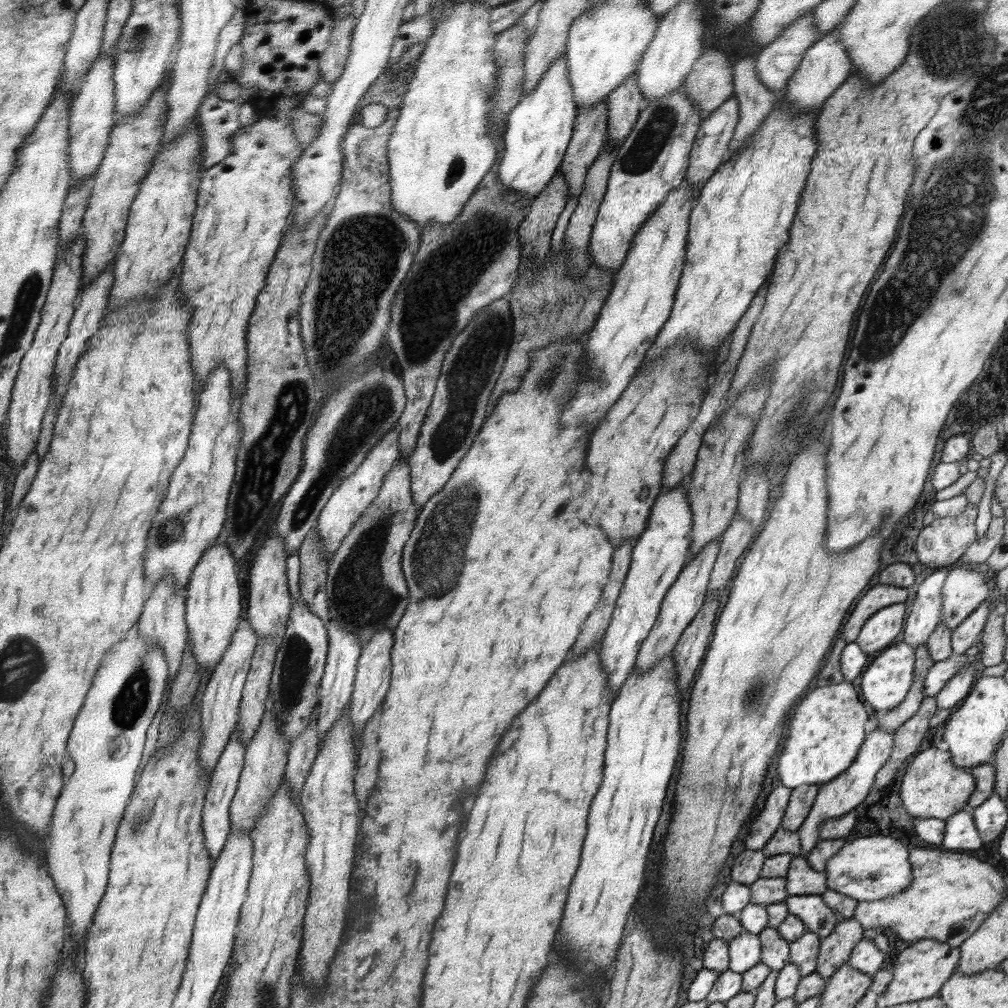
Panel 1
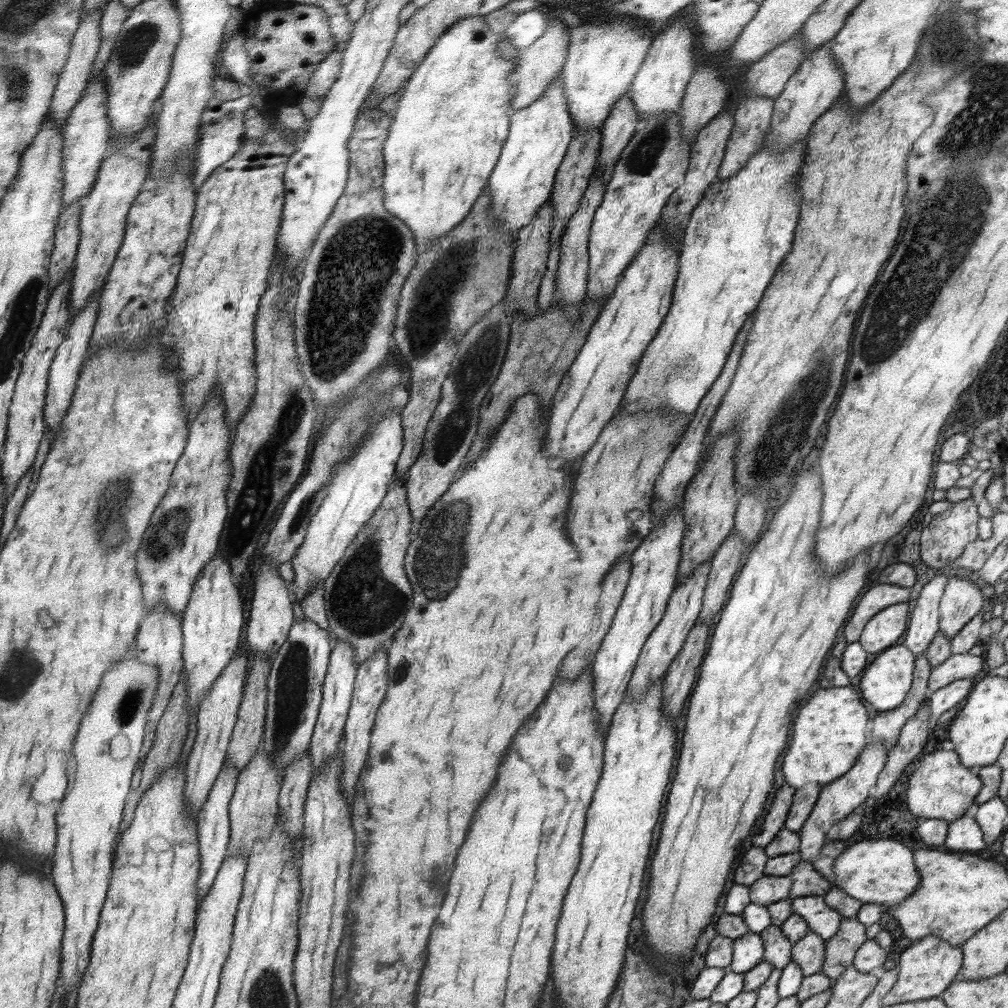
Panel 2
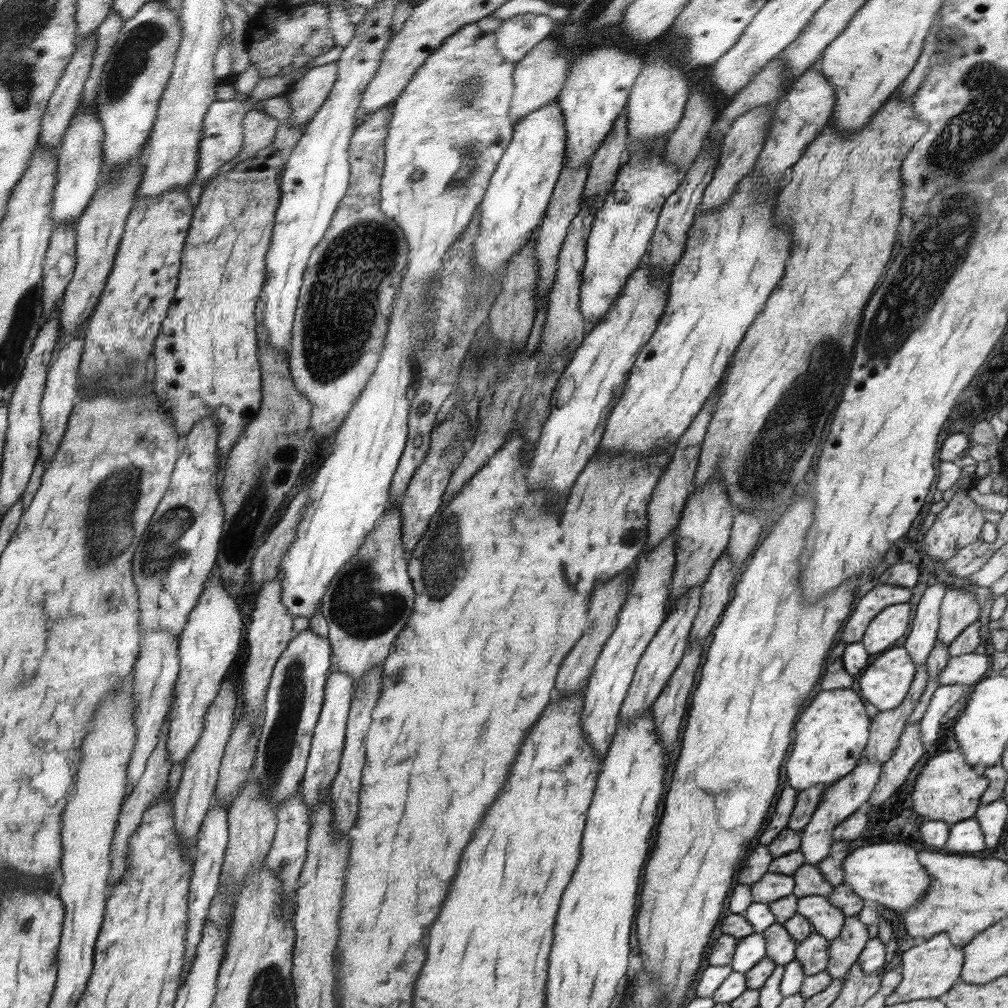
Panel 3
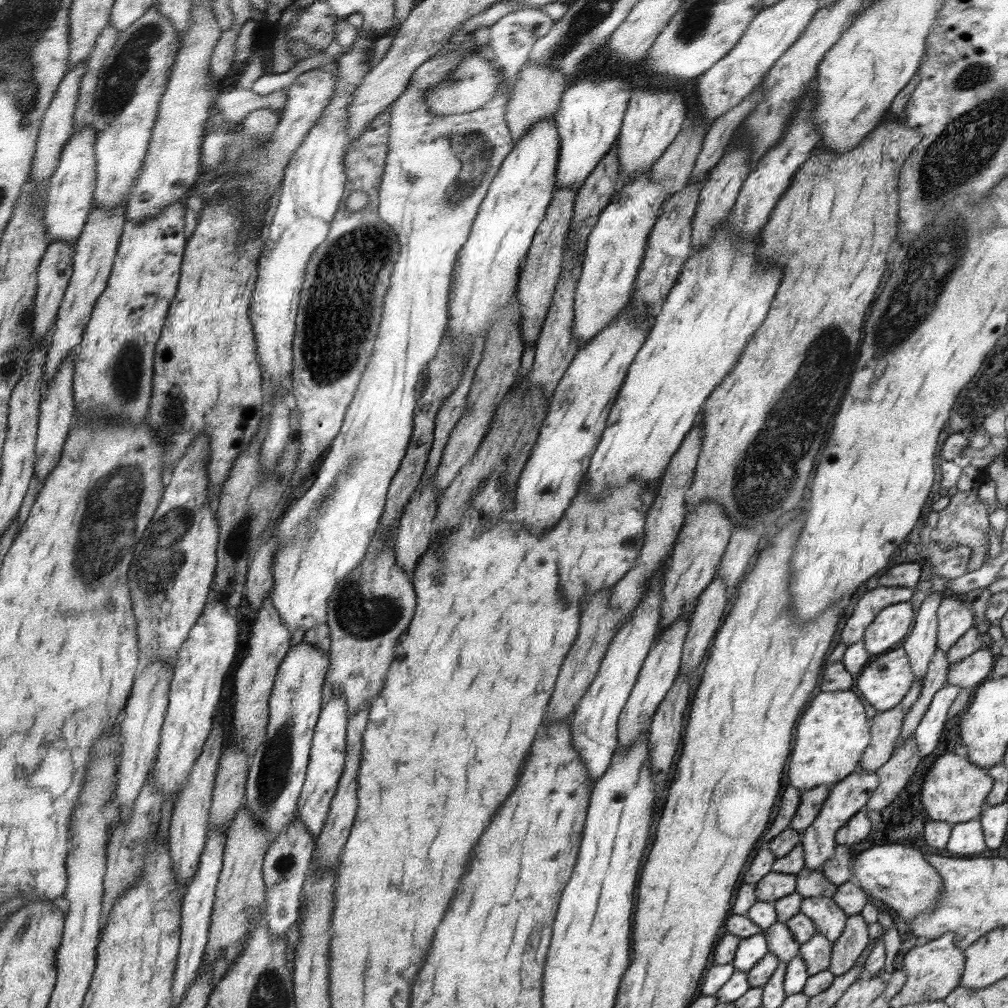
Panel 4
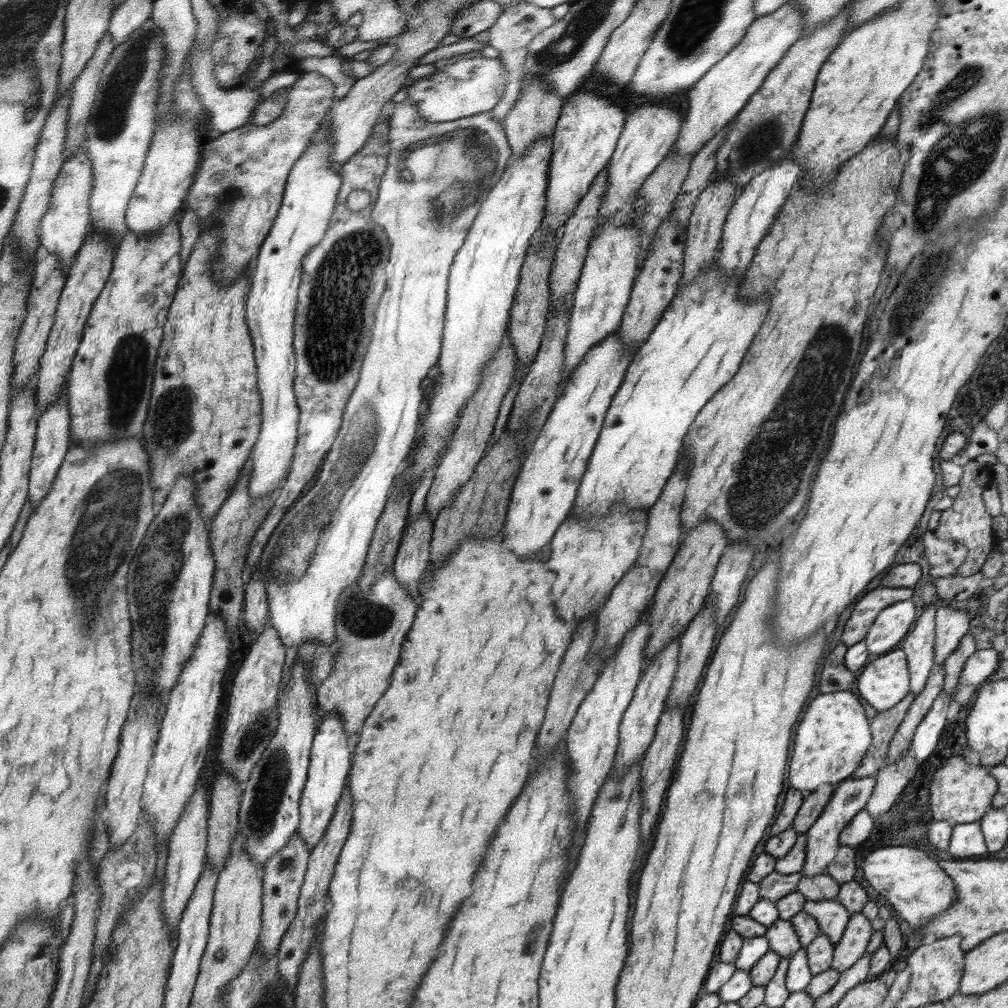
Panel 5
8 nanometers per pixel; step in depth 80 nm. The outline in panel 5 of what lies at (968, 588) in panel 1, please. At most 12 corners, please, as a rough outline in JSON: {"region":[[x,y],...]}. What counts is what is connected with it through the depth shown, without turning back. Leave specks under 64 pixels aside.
{"region":[[948,604],[935,614],[935,664],[969,633],[972,613]]}

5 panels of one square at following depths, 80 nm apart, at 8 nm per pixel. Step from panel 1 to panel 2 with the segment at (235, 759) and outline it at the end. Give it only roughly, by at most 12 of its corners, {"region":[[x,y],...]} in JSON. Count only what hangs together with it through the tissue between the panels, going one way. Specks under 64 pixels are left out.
{"region":[[223,765],[197,814],[199,904],[229,854],[239,772]]}

